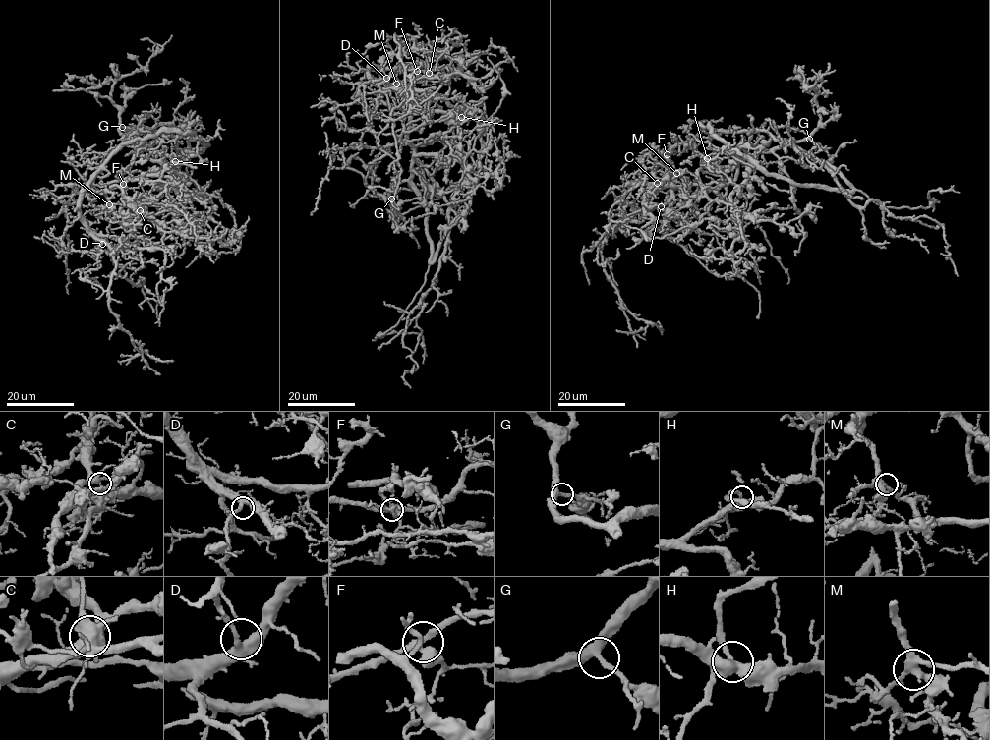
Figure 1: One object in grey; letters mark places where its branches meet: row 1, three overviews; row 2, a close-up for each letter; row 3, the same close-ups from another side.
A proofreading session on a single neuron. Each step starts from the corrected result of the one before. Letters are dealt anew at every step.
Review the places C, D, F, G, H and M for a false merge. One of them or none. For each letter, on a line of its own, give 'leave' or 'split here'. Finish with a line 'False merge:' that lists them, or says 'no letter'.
C: split here
D: leave
F: leave
G: leave
H: leave
M: leave
False merge: C

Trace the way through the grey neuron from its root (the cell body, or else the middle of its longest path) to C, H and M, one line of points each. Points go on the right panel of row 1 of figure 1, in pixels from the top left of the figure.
C: (714, 130), (704, 128), (672, 147), (667, 157), (673, 167), (672, 173), (660, 177), (657, 183)
H: (714, 130), (705, 128), (694, 141), (695, 151), (707, 161), (702, 167), (707, 158)
M: (714, 130), (704, 128), (670, 149), (667, 157), (676, 173)

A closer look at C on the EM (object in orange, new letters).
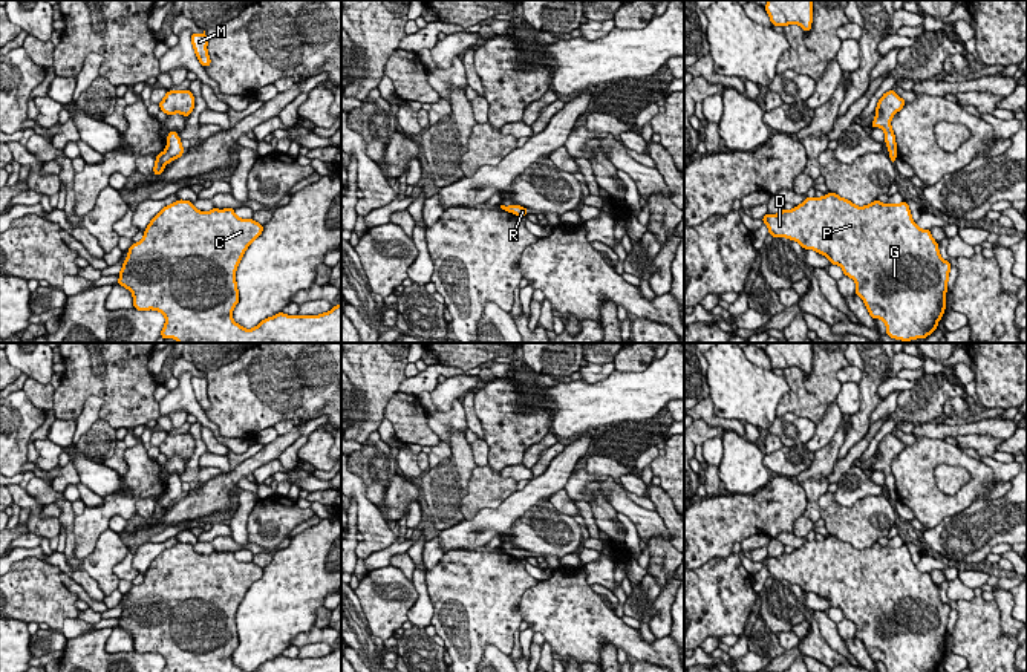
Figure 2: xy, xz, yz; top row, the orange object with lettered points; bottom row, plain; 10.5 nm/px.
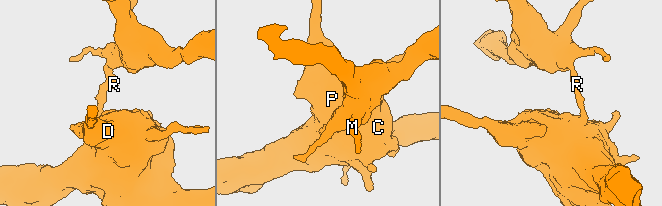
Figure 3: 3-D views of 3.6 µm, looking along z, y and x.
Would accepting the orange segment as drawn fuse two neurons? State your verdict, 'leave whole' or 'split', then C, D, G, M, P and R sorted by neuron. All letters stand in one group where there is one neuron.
split; groups C D G P / M R

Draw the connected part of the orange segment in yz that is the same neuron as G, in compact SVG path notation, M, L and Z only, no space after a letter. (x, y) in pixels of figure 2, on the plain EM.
M828 536L807 540L793 553L765 557L762 565L773 580L796 583L804 592L814 592L840 608L856 625L859 638L872 661L882 661L886 672L937 672L946 651L950 606L943 603L931 573L920 573L912 563L908 545L857 550L848 542Z

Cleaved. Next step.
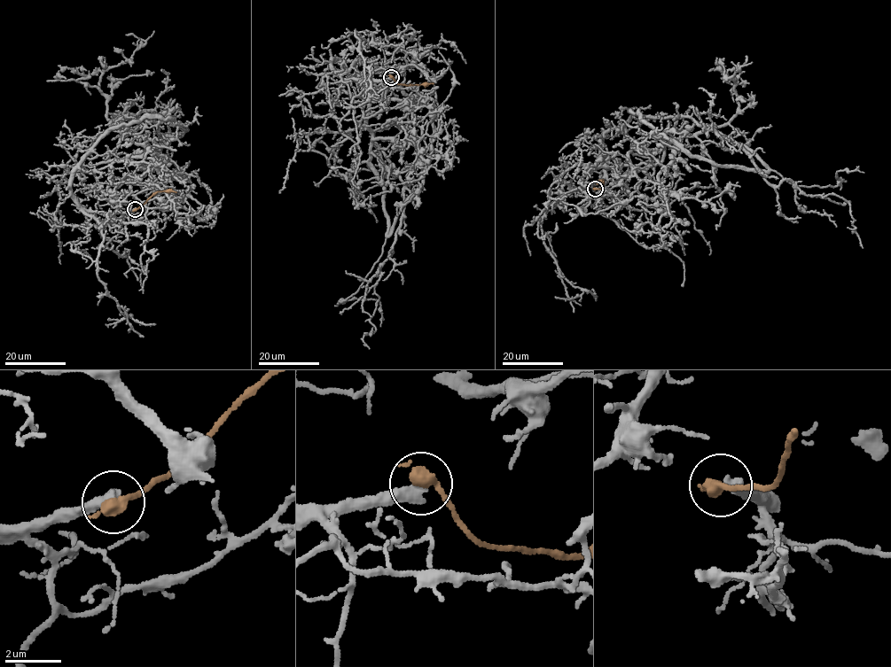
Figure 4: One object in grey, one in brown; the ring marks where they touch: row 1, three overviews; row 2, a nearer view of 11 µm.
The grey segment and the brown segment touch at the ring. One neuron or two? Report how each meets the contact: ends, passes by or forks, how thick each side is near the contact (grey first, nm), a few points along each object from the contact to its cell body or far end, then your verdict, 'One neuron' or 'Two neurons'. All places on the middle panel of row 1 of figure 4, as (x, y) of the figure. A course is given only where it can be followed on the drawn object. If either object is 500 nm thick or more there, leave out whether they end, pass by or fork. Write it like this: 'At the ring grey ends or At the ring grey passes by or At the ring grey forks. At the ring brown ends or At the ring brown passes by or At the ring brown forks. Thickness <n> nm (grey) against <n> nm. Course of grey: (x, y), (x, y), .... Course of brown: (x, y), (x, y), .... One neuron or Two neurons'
Thickness 460 nm (grey) against 500 nm. Course of grey: (391, 78), (341, 79), (331, 63), (369, 87), (367, 126), (403, 184), (370, 348). Course of brown: (391, 77), (399, 84), (433, 82). Two neurons

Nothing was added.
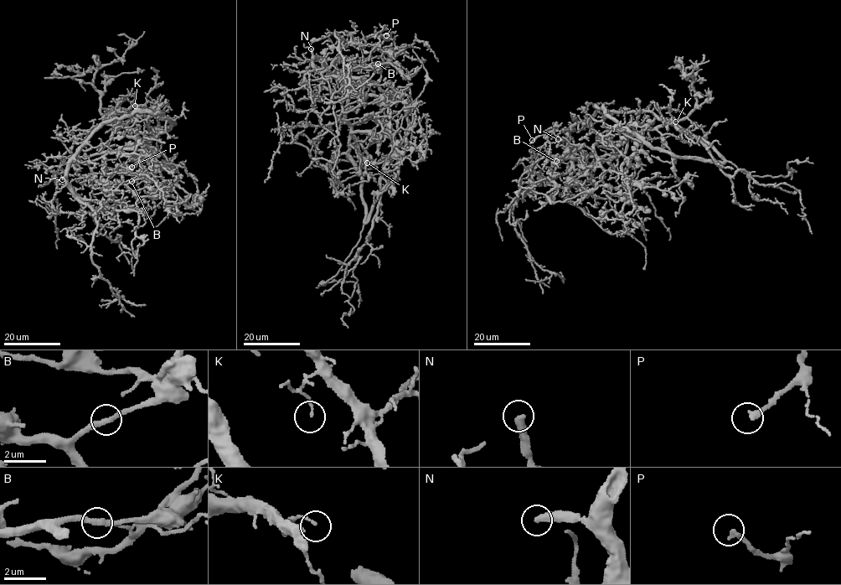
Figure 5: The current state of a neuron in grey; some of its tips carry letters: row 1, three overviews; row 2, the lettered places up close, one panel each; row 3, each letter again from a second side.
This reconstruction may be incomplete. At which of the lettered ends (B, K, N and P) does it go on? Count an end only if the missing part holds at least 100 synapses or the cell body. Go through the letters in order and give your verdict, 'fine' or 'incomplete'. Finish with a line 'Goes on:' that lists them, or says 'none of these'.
B: fine
K: fine
N: incomplete
P: fine
Goes on: N

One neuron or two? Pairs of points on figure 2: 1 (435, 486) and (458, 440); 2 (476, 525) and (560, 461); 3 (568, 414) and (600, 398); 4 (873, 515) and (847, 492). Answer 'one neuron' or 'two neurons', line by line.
1: one neuron
2: one neuron
3: one neuron
4: two neurons

